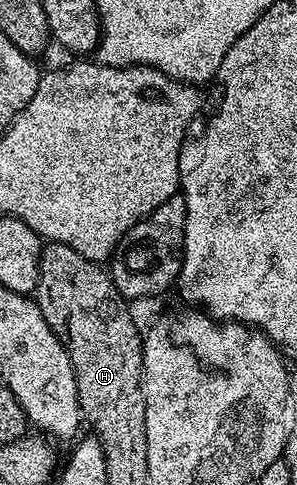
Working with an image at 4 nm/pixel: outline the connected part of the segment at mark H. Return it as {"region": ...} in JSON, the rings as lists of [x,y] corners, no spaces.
{"region":[[[53,242],[47,243],[42,249],[42,269],[38,275],[36,303],[38,309],[44,314],[50,329],[58,335],[59,340],[66,346],[66,353],[70,356],[70,361],[74,367],[78,406],[82,409],[83,417],[92,426],[140,426],[140,420],[146,420],[146,402],[142,399],[142,341],[144,336],[141,331],[138,333],[138,328],[134,325],[134,316],[130,313],[131,305],[118,292],[118,287],[114,285],[111,273],[107,269],[105,272],[102,268],[105,267],[99,261],[84,258],[84,254],[76,254],[76,250],[72,250],[72,246]]]}

